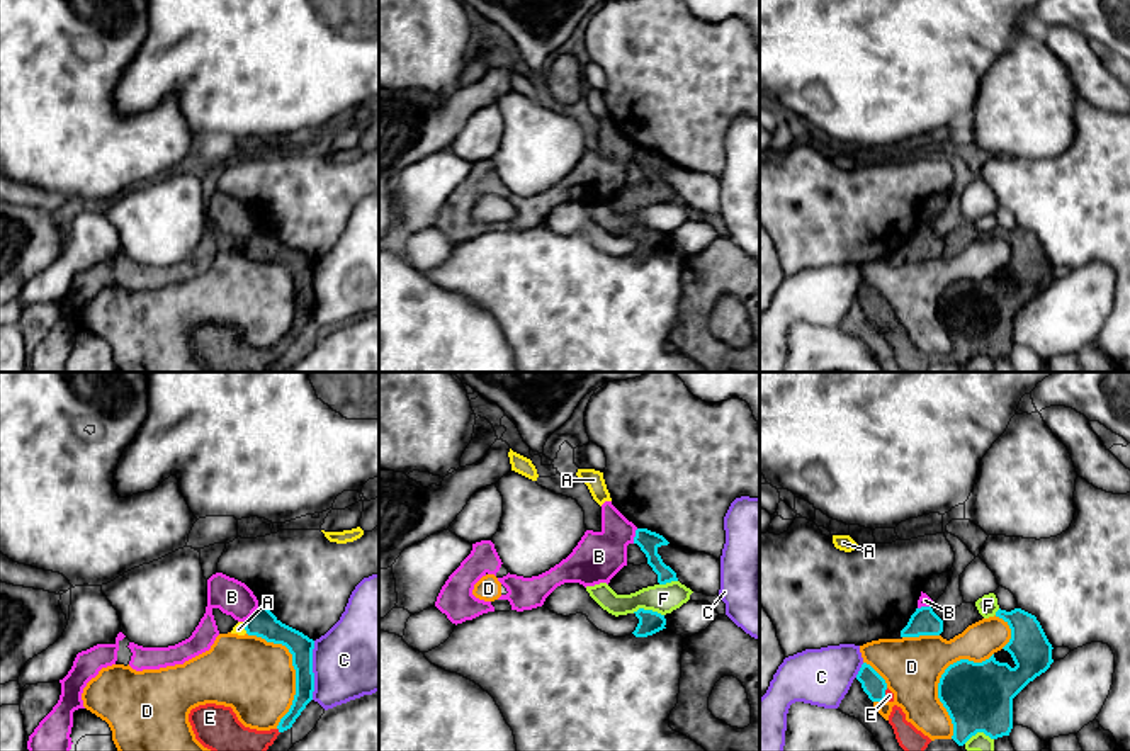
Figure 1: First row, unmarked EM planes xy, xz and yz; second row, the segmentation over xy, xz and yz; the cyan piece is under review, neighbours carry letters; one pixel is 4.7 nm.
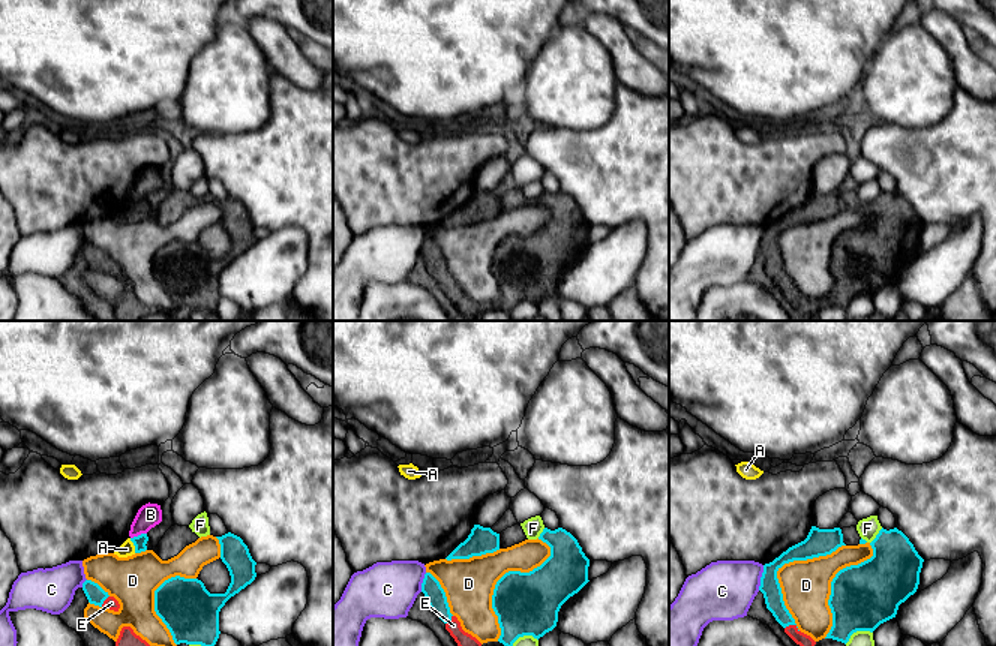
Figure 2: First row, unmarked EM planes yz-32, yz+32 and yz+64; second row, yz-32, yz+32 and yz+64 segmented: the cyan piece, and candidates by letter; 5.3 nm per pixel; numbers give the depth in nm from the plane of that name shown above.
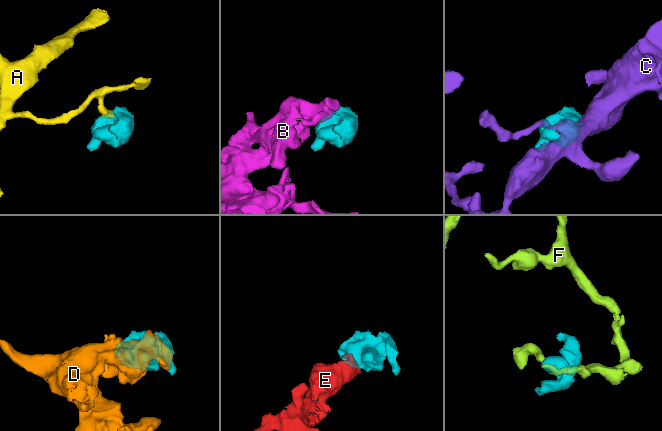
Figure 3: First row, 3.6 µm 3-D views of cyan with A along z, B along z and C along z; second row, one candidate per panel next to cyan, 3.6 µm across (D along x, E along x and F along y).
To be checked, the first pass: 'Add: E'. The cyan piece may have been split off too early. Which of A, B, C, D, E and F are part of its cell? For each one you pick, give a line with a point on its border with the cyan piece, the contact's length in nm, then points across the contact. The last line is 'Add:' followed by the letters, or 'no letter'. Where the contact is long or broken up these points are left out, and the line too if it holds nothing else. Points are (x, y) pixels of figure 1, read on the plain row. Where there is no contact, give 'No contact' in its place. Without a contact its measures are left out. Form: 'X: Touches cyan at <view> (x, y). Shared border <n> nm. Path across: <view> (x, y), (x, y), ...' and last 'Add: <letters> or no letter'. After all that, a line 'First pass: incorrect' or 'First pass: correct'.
E: Touches cyan at yz (884, 315). Shared border 70 nm. Path across: yz (874, 304), (884, 315), (889, 315)
Add: E
First pass: correct

